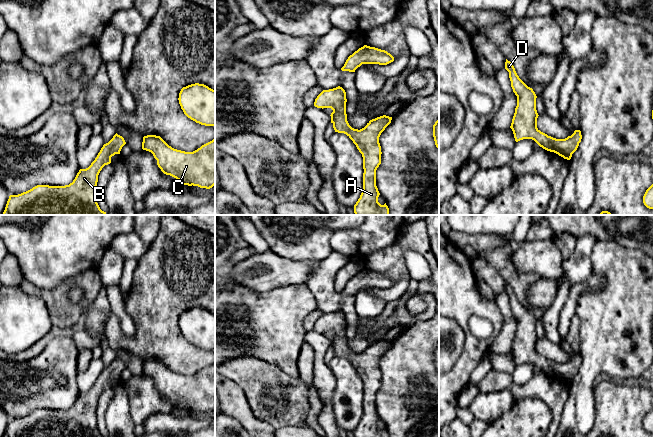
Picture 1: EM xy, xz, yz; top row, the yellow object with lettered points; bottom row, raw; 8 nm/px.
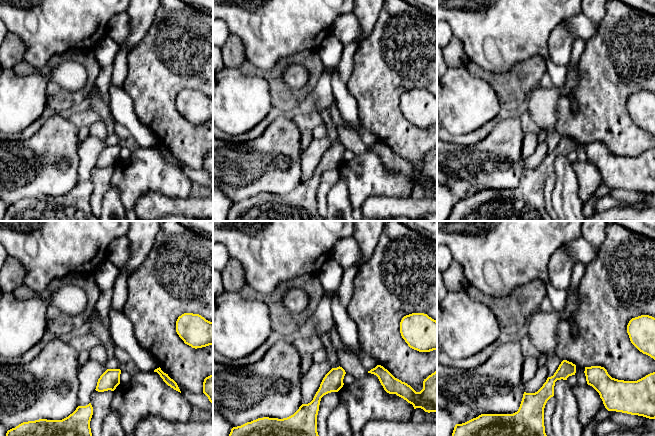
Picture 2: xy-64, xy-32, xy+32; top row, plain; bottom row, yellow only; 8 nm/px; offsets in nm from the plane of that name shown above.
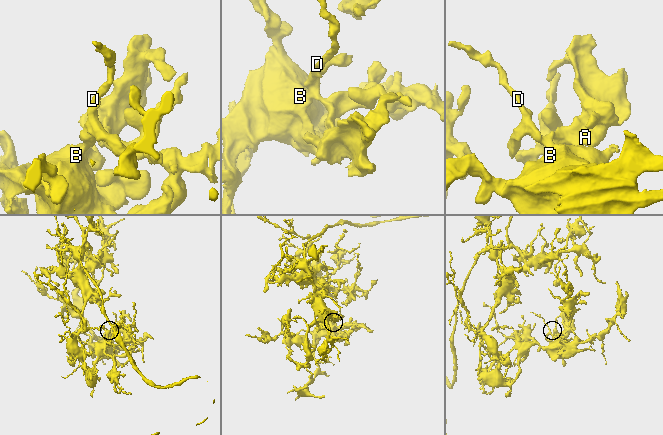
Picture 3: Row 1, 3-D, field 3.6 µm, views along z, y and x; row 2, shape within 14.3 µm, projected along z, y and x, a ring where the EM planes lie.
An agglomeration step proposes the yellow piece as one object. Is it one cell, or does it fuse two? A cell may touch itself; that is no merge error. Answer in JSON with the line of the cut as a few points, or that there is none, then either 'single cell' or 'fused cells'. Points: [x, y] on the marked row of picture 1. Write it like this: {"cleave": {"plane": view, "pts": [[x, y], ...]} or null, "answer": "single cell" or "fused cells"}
{"cleave": null, "answer": "single cell"}

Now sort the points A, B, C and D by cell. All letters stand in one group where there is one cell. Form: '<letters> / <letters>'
A B C D

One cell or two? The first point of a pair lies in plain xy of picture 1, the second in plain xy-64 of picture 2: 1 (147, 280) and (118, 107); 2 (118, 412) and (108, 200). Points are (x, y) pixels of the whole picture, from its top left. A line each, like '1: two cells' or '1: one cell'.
1: two cells
2: one cell

